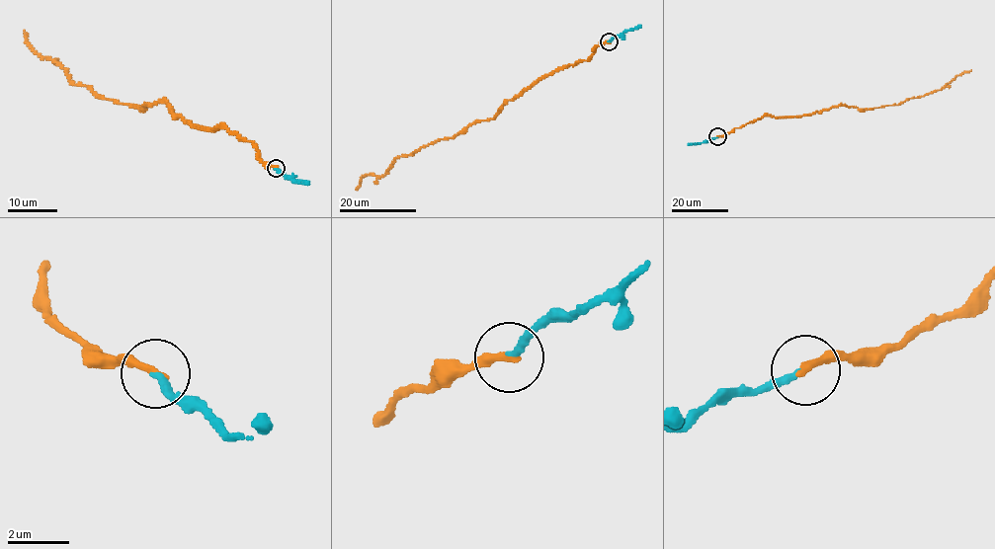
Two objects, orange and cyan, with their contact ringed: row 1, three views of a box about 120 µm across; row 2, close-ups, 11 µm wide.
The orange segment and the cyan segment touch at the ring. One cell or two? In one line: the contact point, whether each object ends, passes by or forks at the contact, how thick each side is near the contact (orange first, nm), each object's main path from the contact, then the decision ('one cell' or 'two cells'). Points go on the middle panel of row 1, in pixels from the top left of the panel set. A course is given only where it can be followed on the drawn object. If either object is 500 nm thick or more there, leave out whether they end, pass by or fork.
place (609, 41); orange ends; cyan ends; calibres 240 and 220 nm; course orange (609, 41), (595, 46), (586, 61), (524, 89), (493, 118), (395, 157), (382, 176), (363, 175), (356, 190); course cyan (609, 41), (639, 25); one cell

